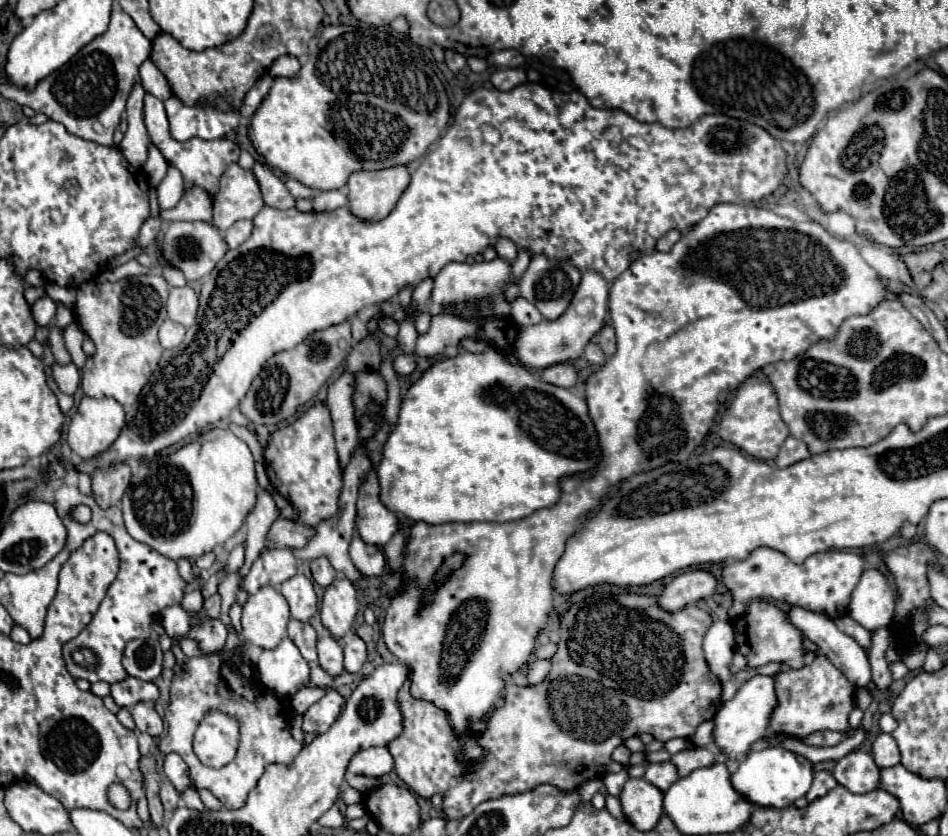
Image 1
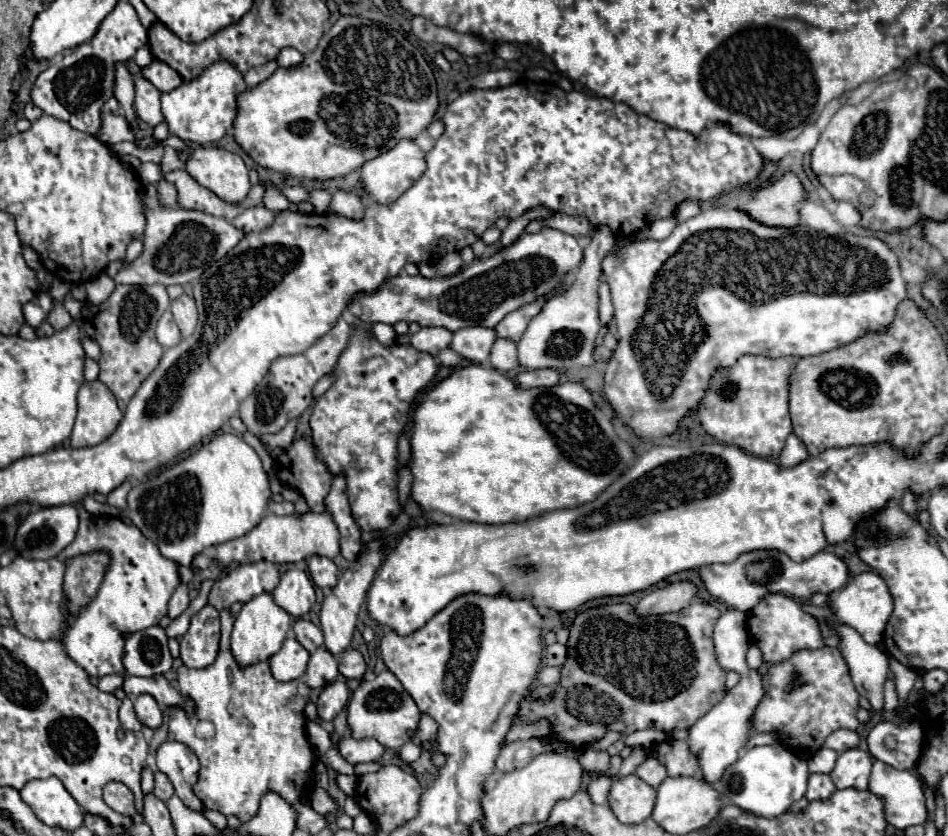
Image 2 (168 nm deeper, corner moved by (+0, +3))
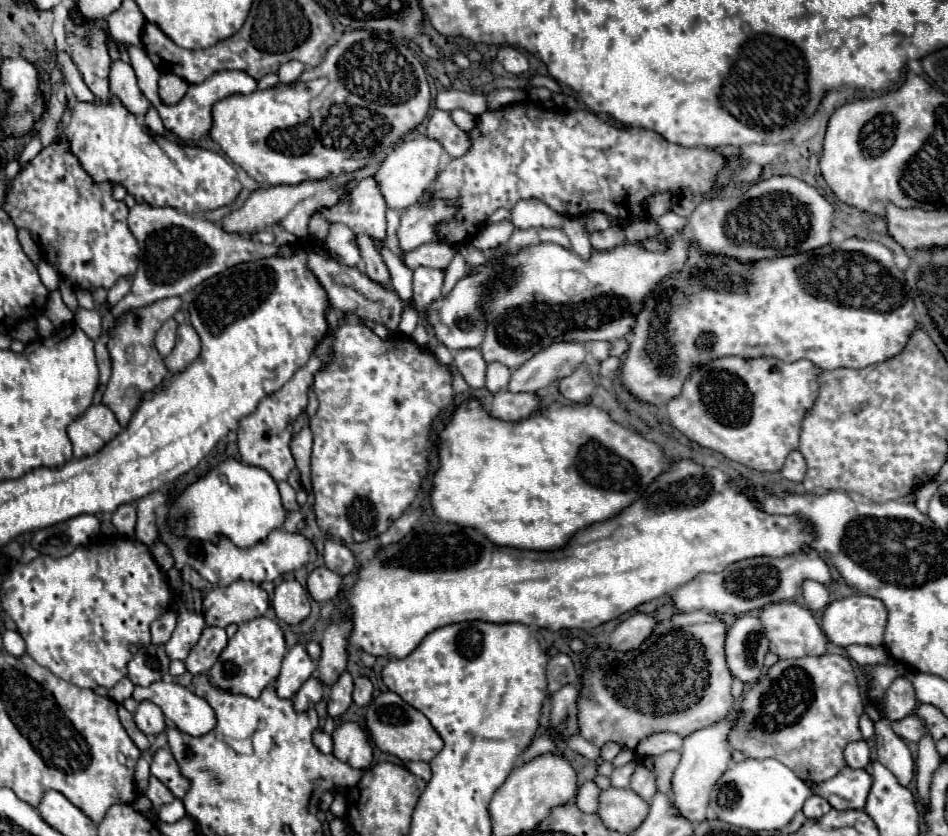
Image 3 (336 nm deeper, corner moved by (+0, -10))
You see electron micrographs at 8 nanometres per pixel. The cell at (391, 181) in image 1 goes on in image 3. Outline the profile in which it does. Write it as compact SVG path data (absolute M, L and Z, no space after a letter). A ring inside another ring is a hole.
M420 134L420 136L404 140L400 146L396 146L386 156L380 170L376 172L376 180L380 182L380 188L382 188L382 194L386 198L388 208L402 210L402 208L414 204L414 200L418 200L418 196L422 196L422 192L434 182L434 178L440 172L442 152L444 152L444 148L438 140L432 140L424 134Z

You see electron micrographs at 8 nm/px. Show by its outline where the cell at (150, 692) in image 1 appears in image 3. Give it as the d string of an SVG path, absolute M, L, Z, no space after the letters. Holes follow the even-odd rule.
M154 682L150 686L136 686L134 700L150 700L162 708L164 716L170 718L182 732L190 736L204 736L216 728L216 714L212 706L198 698L186 686L176 682Z

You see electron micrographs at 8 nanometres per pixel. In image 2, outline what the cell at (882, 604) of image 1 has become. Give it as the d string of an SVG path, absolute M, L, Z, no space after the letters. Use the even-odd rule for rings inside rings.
M872 571L860 573L860 575L852 577L852 581L840 593L832 595L832 611L834 611L834 617L838 623L854 627L864 637L866 643L878 645L882 641L884 627L892 613L892 595L888 593L888 587L880 575L876 575Z

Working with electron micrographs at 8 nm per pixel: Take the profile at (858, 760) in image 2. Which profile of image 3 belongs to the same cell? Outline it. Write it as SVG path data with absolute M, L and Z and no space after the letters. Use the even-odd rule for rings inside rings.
M842 768L834 780L826 780L812 788L814 794L828 800L836 810L862 810L872 786L872 776L866 770Z

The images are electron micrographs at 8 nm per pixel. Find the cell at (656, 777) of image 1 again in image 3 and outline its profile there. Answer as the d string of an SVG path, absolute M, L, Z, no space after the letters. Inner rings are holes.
M638 766L632 774L632 780L630 780L630 788L640 796L644 798L646 802L652 800L652 796L656 794L656 788L654 788L654 774L650 768L646 766Z

